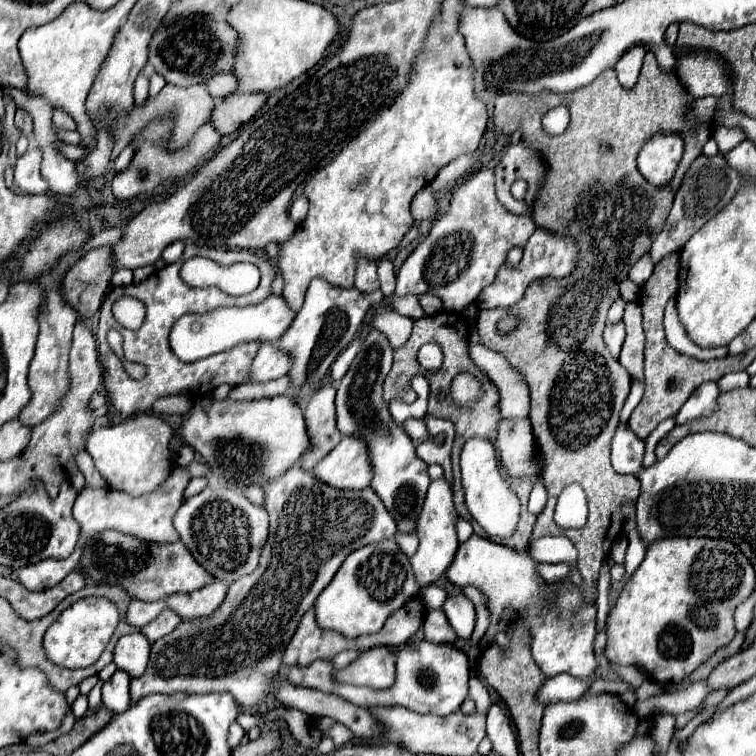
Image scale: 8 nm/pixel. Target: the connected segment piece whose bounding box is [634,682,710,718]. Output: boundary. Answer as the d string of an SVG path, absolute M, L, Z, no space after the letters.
M694 682L692 686L688 686L686 690L676 690L676 692L664 692L660 696L654 696L654 698L648 698L644 702L638 702L634 706L636 714L640 718L646 718L648 714L652 714L652 710L660 708L664 712L670 712L672 716L678 716L678 714L684 714L688 710L696 710L702 700L706 698L710 690L706 688L706 682Z

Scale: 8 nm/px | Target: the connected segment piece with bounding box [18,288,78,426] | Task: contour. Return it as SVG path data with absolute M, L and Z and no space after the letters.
M60 288L52 290L46 296L44 306L40 308L40 334L36 342L36 354L32 358L30 374L28 374L32 400L18 416L26 426L36 426L38 422L46 420L54 412L54 406L58 406L58 398L62 398L62 394L70 390L70 376L66 374L66 370L68 370L68 352L70 352L72 330L76 320L78 320L78 314L62 300Z

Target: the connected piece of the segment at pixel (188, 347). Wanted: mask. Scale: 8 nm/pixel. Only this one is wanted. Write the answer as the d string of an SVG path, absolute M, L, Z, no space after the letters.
M270 296L266 298L266 302L260 302L256 306L218 308L202 316L188 314L174 324L172 334L170 334L170 346L172 346L172 352L182 360L200 360L200 358L230 350L232 346L242 344L242 342L278 340L290 328L294 314L296 312L290 310L290 306L286 306L282 296Z

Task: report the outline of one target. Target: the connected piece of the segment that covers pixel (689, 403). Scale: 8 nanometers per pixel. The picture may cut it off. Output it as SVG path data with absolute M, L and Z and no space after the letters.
M706 382L702 388L696 388L676 414L676 424L686 424L690 420L714 414L714 410L718 408L718 398L720 398L718 382Z

